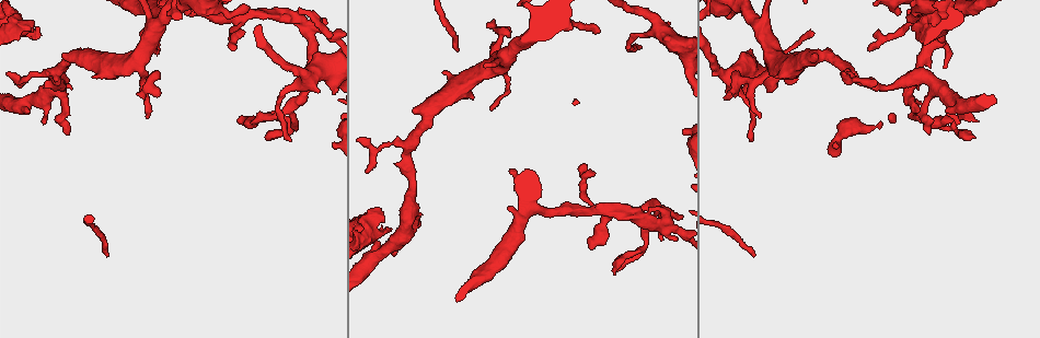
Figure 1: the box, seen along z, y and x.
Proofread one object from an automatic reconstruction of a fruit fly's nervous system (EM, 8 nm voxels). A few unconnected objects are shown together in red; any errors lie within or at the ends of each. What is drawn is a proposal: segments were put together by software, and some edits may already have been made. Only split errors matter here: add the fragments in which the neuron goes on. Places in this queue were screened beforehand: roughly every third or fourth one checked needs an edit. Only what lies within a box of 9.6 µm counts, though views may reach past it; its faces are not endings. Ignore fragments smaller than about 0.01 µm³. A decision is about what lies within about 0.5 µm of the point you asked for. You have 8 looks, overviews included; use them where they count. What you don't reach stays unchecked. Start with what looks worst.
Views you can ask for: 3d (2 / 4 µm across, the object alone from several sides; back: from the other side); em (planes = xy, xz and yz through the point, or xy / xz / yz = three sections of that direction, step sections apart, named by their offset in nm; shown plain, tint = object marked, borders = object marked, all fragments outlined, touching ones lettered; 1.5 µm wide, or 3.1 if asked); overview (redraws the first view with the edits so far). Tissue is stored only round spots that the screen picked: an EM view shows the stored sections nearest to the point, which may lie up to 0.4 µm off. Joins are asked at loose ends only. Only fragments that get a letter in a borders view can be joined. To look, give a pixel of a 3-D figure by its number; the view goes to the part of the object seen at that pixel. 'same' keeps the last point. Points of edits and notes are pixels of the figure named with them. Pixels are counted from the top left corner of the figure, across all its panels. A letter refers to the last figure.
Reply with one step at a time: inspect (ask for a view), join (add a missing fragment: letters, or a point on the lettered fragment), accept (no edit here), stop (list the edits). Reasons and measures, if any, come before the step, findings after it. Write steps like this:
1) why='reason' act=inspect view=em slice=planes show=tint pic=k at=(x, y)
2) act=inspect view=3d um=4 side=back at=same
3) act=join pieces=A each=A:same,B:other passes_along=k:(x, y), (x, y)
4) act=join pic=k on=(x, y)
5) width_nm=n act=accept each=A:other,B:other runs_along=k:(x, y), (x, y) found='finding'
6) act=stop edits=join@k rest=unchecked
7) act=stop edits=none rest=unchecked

why='an open end' act=inspect view=3d um=2 pic=1 at=(752, 256)

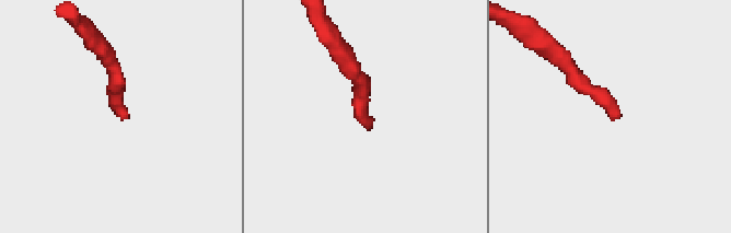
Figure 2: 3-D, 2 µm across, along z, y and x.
act=inspect view=em slice=planes show=plain pic=2 at=(368, 130)

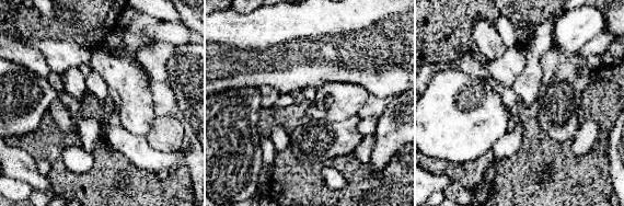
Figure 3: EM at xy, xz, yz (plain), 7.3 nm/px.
act=inspect view=em slice=planes show=borders at=same

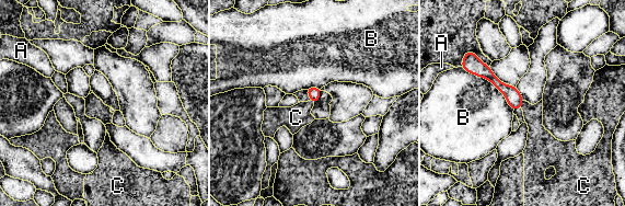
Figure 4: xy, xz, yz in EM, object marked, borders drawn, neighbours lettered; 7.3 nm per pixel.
width_nm=90 longest_contact=B:500nm act=accept each=A:other,B:other,C:other found='no lettered fragment goes on from it'

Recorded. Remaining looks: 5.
why='an open end' act=inspect view=3d um=2 pic=1 at=(929, 133)

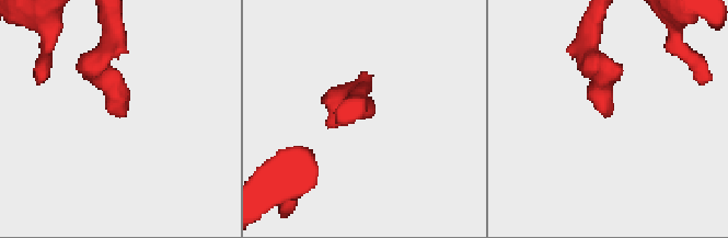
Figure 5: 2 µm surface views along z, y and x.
why='shape alone is not enough' act=inspect view=em slice=planes show=borders pic=5 at=(124, 114)

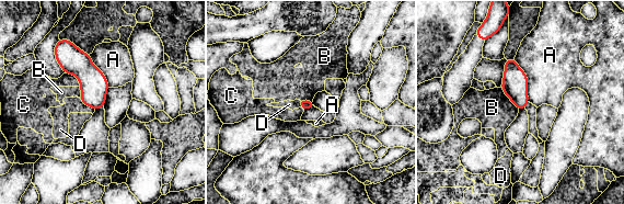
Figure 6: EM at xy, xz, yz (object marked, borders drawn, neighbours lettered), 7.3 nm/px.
act=accept each=A:other,B:other,C:other,D:other found='no lettered fragment goes on from it'

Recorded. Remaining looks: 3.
why='thin end' act=inspect view=em slice=planes show=borders pic=1 at=(266, 136)

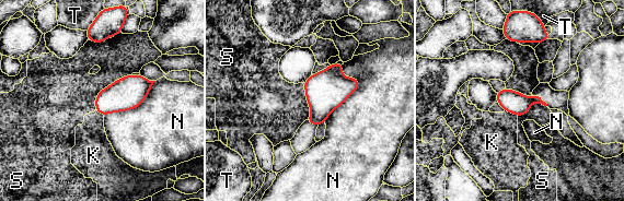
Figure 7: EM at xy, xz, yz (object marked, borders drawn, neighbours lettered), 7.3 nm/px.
act=accept each=K:other,N:other,S:other,T:other border=7:(131, 73), (105, 86), (95, 109) found='none of them fits'

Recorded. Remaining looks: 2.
act=stop edits=none rest=unchecked

